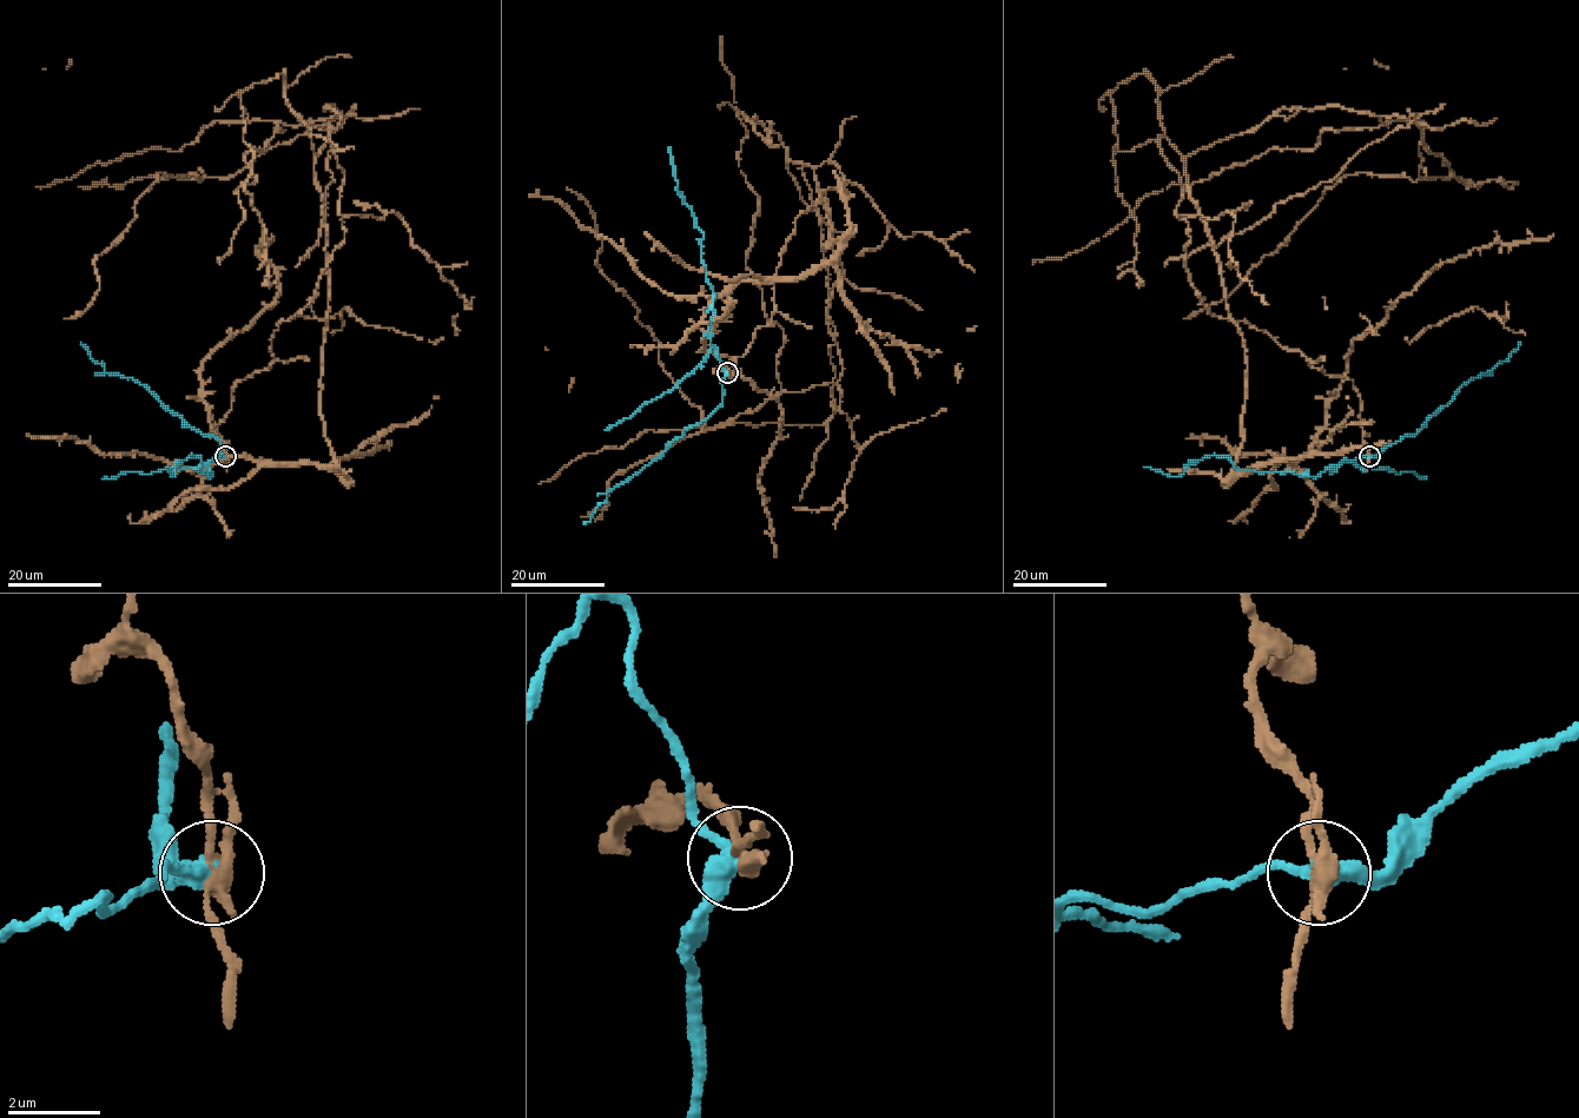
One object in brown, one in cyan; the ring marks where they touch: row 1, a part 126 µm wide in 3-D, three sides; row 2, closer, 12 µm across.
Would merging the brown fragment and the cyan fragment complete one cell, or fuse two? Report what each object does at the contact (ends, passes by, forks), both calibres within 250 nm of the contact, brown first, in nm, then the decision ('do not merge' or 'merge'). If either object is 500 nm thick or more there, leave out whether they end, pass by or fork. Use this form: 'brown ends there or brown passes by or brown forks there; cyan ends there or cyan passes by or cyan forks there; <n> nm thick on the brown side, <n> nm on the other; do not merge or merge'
brown forks there; cyan passes by; 280 nm thick on the brown side, 360 nm on the other; do not merge

